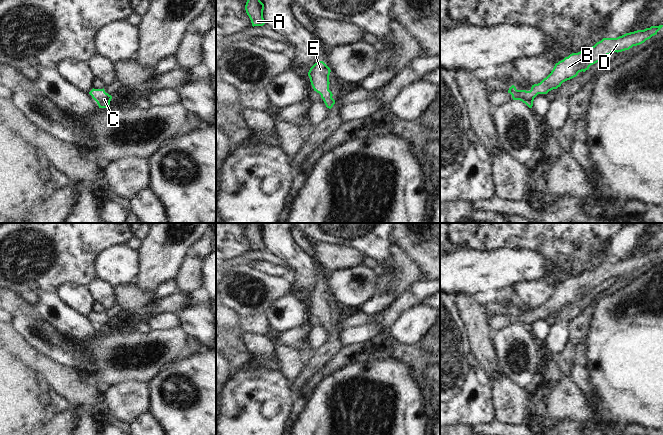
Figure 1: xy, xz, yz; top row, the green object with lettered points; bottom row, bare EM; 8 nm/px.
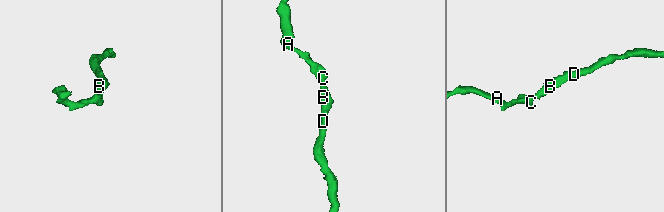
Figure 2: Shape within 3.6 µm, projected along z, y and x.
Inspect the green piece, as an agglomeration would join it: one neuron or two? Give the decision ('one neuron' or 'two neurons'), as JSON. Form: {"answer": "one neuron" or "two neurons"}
{"answer": "one neuron"}

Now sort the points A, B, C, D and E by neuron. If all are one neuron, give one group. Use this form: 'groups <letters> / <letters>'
groups A B C D E

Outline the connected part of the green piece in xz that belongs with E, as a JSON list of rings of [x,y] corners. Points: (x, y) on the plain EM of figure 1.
[[[323,285],[315,287],[308,296],[314,315],[321,319],[326,331],[329,333],[335,328],[335,324],[332,322],[333,318],[329,314],[330,296],[330,292]]]

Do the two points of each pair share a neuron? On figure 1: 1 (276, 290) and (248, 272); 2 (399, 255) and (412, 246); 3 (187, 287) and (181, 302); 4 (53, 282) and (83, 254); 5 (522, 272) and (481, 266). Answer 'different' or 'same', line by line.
1: same
2: different
3: different
4: same
5: same

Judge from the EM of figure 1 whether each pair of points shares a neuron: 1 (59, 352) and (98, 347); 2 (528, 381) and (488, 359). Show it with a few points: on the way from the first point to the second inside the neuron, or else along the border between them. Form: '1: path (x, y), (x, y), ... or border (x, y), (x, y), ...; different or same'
1: path (69, 352), (88, 353); same
2: border (493, 342), (493, 348), (500, 368); different

